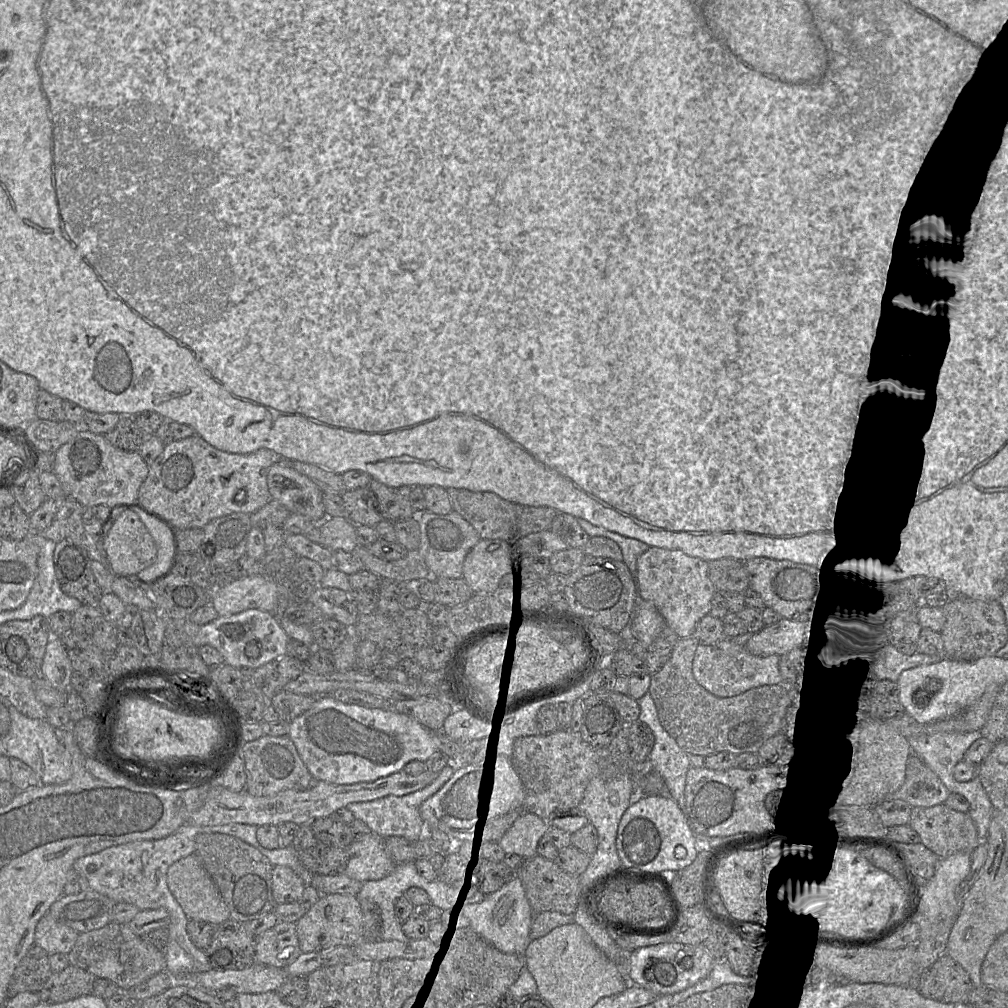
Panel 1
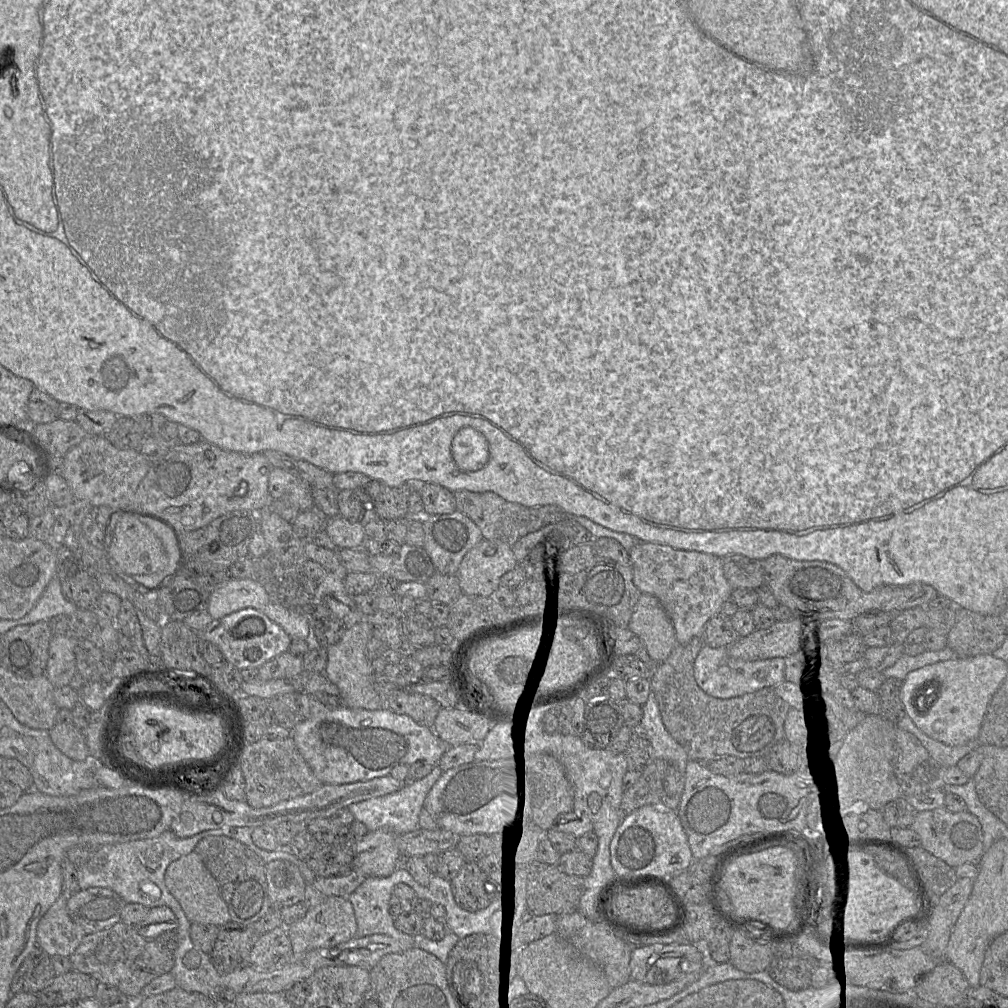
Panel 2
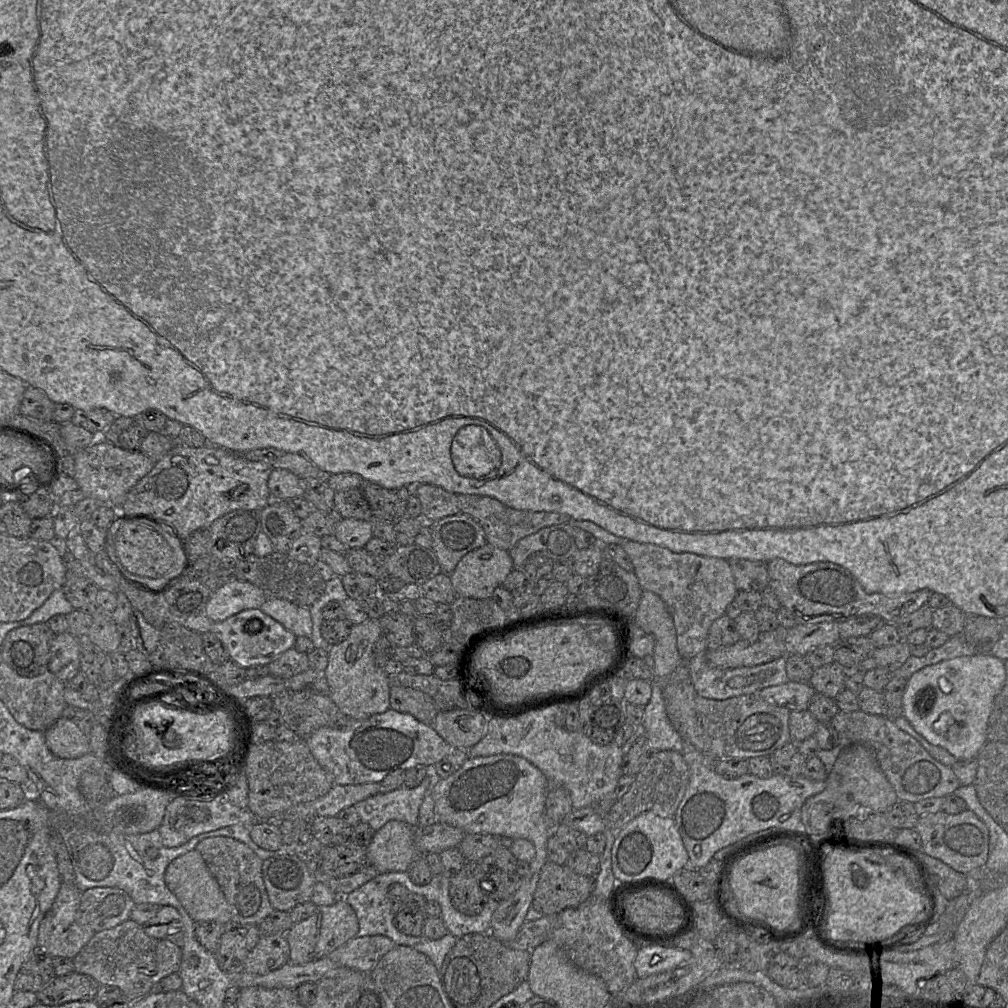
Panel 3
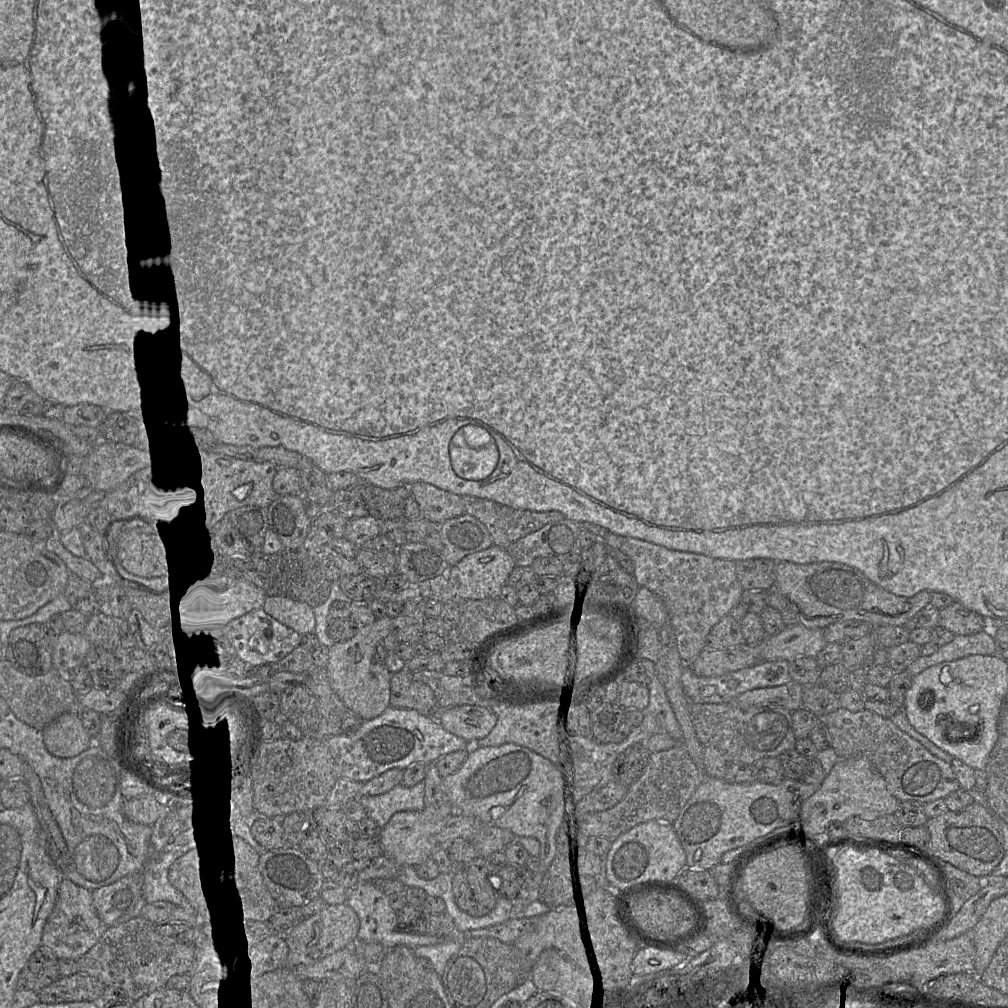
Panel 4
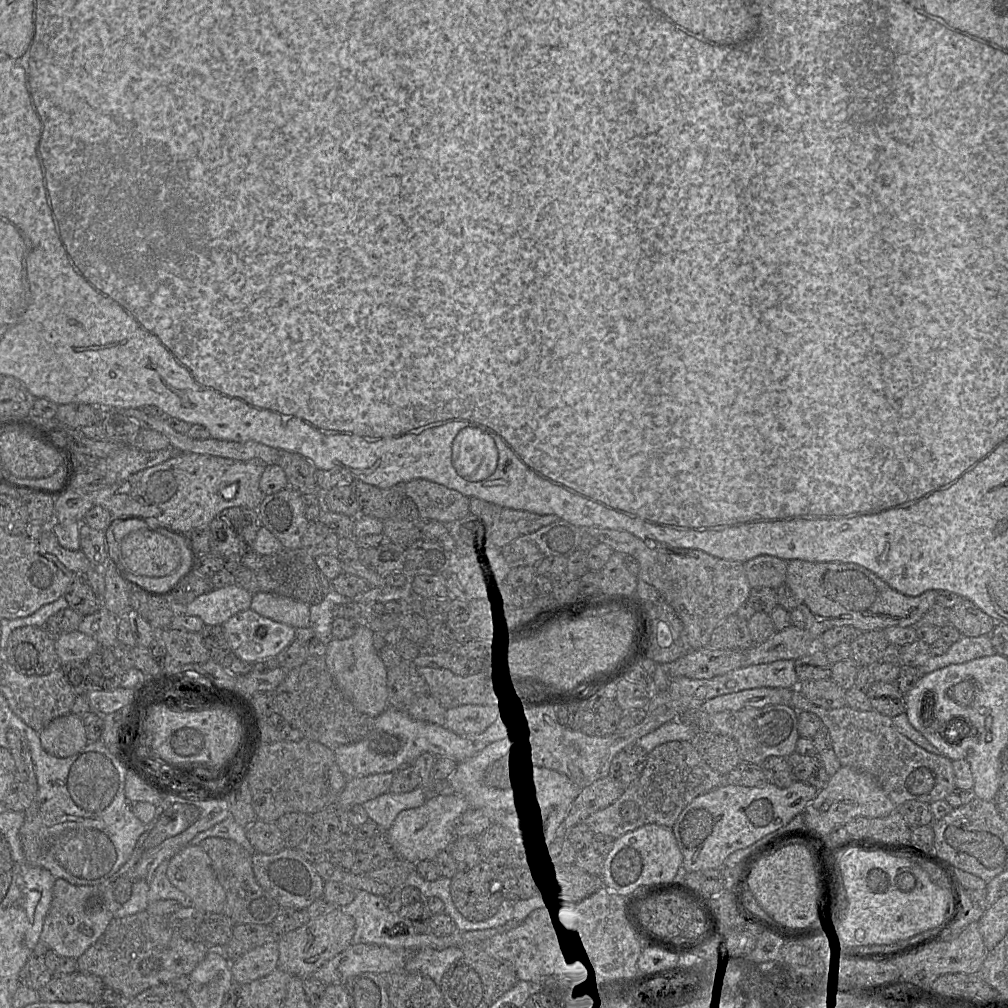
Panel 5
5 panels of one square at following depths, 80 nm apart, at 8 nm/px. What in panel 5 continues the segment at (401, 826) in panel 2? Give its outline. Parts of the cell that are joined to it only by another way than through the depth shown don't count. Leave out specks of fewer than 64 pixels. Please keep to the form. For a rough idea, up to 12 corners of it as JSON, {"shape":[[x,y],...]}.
{"shape":[[426,791],[386,792],[362,804],[387,832],[397,815],[422,806]]}

